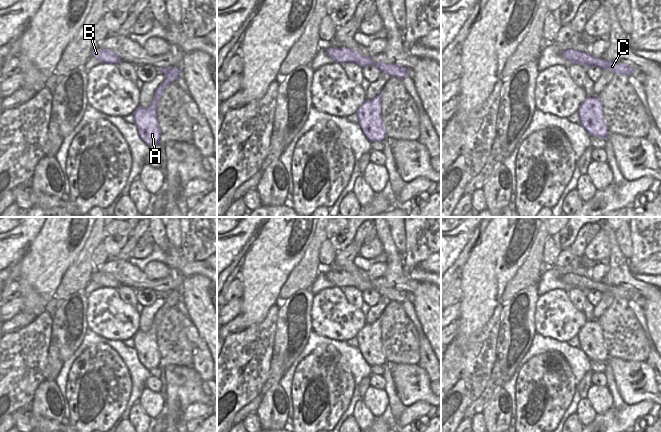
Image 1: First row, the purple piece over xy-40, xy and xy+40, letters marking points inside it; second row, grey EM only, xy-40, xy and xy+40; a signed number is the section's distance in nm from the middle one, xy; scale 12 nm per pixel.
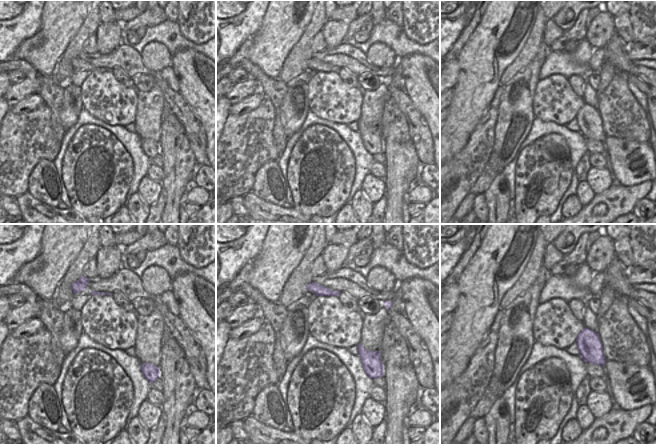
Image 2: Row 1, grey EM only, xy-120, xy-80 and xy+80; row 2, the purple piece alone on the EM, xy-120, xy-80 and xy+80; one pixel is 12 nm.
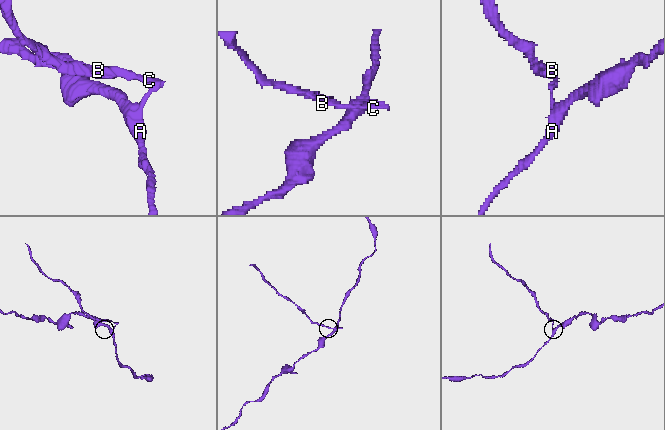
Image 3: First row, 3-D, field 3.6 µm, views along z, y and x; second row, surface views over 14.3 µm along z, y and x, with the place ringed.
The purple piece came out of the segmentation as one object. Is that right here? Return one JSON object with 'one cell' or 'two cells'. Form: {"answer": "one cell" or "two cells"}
{"answer": "two cells"}

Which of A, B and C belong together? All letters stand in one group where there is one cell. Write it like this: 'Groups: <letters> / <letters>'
Groups: A / B C.

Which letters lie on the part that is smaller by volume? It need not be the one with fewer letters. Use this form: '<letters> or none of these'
B, C

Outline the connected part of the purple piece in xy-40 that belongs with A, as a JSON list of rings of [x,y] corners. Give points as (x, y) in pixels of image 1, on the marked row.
[[[153,99],[147,108],[139,105],[133,112],[138,135],[148,146],[159,144],[161,140],[161,131],[157,121],[157,104],[157,100]]]

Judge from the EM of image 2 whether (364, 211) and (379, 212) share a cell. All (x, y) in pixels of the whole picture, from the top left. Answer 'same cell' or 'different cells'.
different cells

